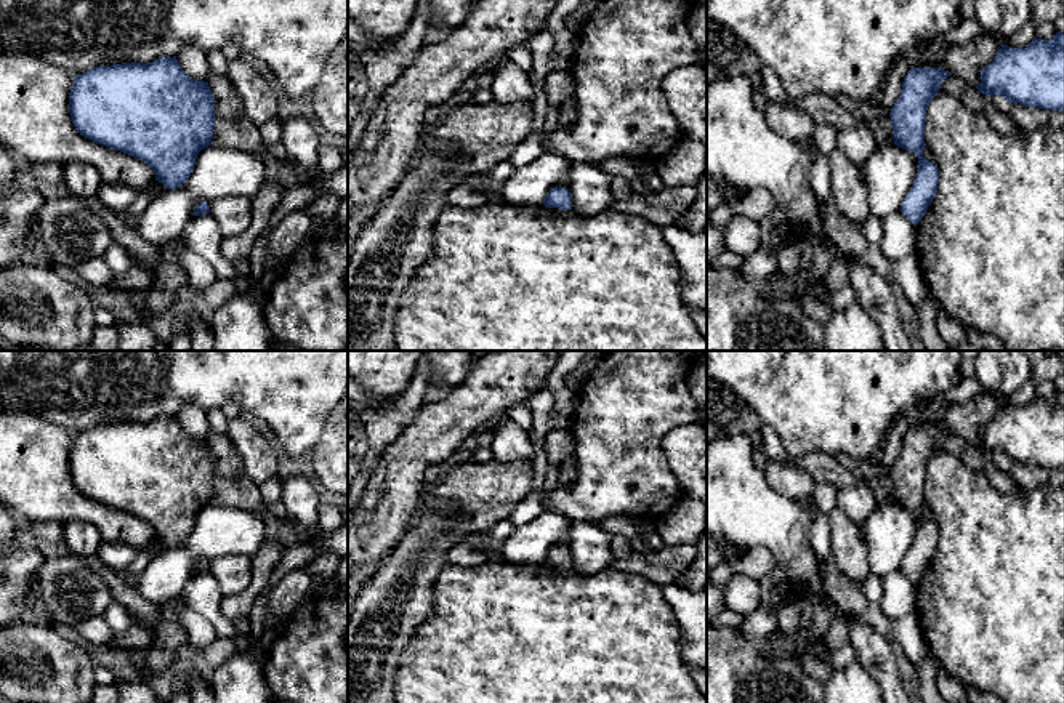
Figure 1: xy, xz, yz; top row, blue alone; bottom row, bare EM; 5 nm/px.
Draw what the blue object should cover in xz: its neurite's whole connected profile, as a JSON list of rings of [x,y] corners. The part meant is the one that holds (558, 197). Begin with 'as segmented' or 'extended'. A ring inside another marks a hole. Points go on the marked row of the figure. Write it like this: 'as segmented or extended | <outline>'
as segmented | [[[556,186],[546,194],[543,205],[558,210],[572,210],[572,195],[569,189]]]

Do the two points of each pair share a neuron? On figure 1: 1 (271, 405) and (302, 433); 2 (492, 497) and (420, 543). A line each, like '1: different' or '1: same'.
1: same
2: same

